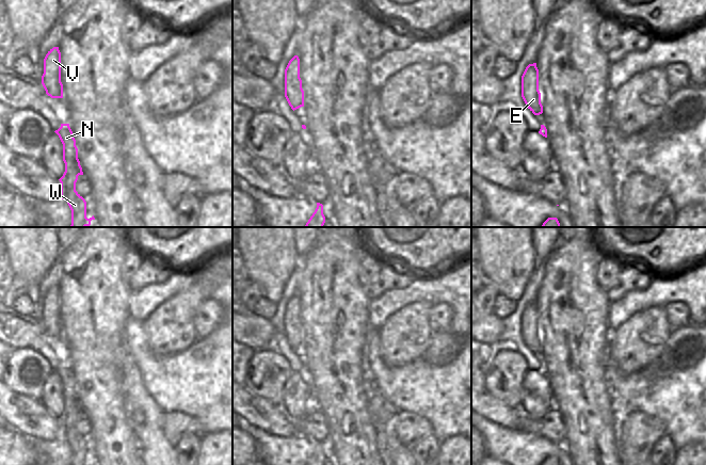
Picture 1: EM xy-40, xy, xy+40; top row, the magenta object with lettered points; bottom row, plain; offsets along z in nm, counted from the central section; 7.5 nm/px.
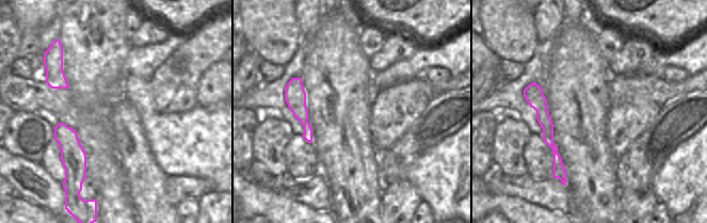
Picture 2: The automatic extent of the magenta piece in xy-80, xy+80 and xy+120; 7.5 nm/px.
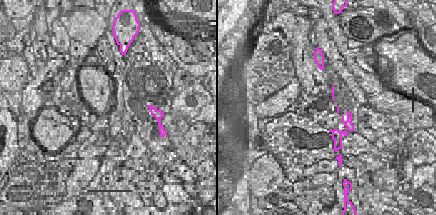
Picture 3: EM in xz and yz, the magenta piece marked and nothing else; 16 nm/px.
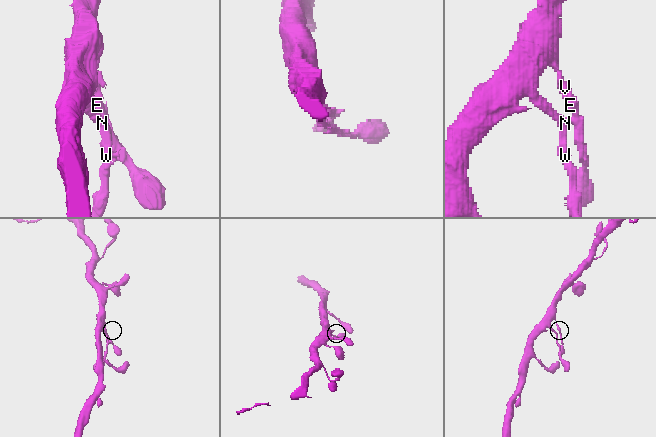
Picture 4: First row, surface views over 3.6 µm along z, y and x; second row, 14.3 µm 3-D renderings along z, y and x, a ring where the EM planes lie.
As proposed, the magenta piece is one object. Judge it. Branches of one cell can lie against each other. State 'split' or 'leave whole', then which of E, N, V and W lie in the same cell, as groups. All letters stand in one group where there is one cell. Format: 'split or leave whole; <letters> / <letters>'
leave whole; E N V W

